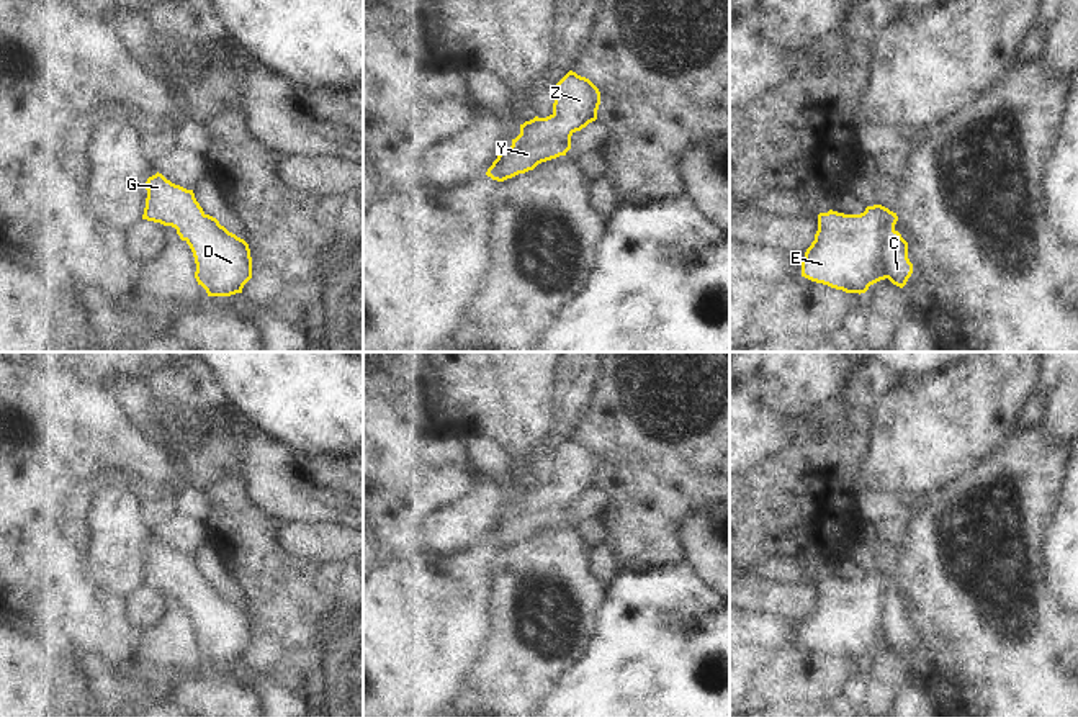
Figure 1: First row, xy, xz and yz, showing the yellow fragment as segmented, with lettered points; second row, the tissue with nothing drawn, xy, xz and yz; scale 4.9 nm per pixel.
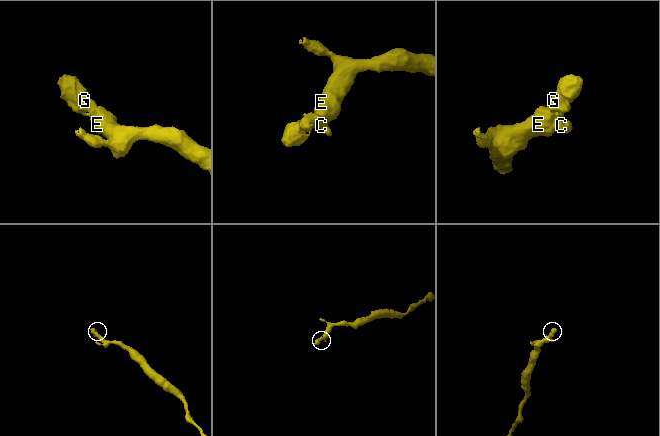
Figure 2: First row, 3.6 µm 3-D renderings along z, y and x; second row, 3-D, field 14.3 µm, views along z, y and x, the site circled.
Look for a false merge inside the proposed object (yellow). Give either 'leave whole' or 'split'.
leave whole

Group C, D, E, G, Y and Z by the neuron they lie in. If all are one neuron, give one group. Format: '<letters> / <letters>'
C D E G Y Z

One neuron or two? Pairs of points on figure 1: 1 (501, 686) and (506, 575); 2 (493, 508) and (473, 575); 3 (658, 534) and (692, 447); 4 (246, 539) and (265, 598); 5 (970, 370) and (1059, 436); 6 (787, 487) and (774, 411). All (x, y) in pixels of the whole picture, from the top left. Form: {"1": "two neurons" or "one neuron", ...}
{"1": "one neuron", "2": "two neurons", "3": "one neuron", "4": "one neuron", "5": "two neurons", "6": "two neurons"}

